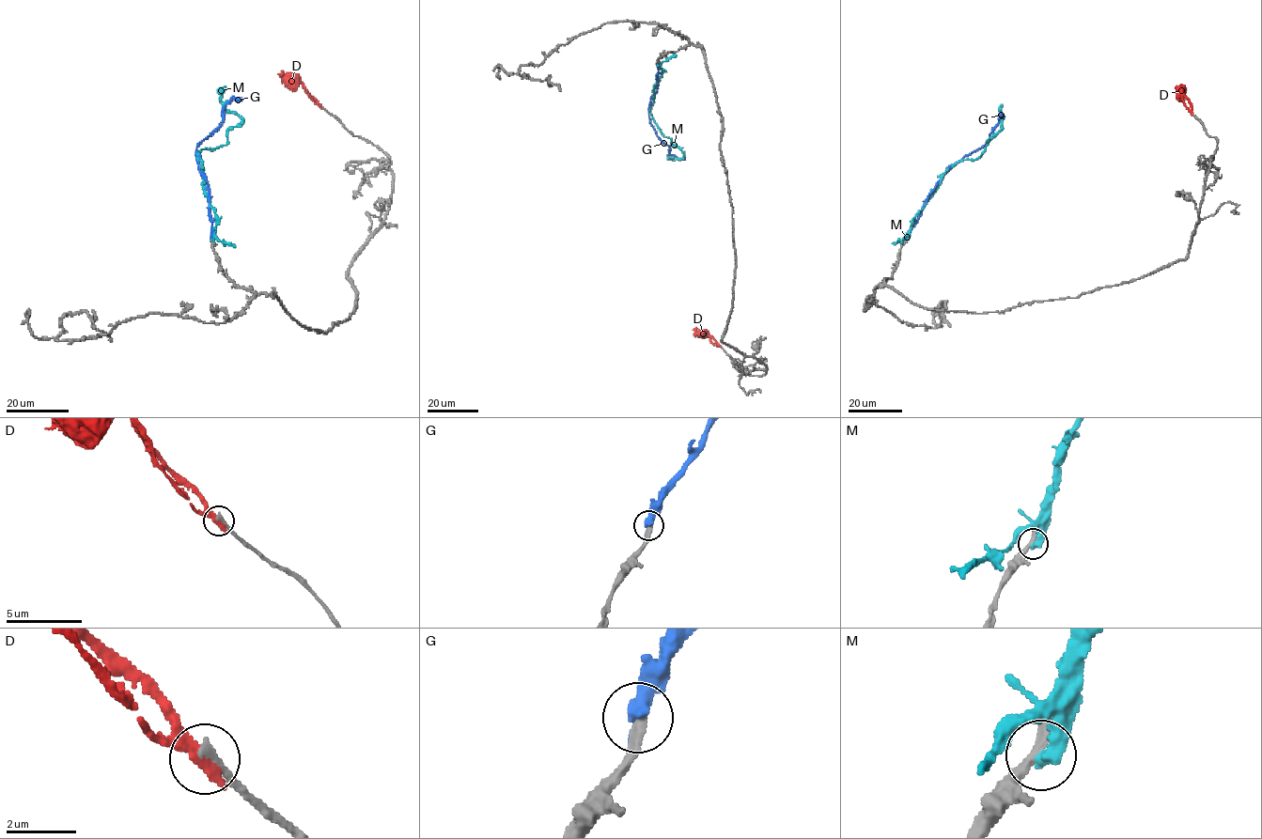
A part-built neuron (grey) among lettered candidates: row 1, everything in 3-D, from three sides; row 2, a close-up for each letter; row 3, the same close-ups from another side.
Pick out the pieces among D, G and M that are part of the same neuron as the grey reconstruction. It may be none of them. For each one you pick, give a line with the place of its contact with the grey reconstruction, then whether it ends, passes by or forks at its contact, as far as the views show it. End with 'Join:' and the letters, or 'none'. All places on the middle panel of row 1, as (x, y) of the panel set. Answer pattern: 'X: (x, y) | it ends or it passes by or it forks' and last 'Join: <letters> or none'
G: (657, 65) | it ends
Join: G

